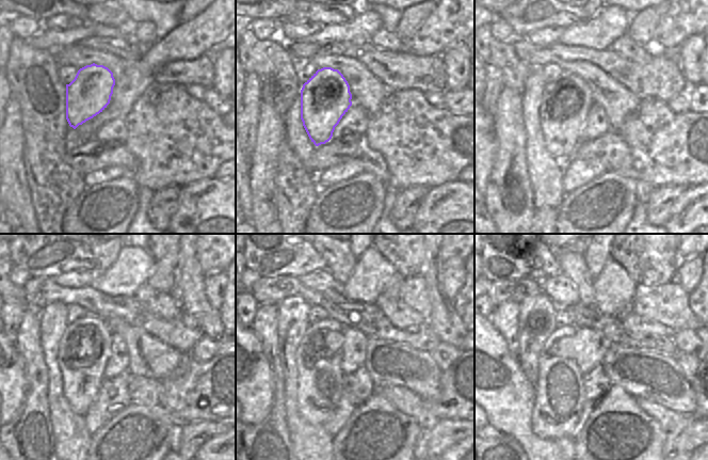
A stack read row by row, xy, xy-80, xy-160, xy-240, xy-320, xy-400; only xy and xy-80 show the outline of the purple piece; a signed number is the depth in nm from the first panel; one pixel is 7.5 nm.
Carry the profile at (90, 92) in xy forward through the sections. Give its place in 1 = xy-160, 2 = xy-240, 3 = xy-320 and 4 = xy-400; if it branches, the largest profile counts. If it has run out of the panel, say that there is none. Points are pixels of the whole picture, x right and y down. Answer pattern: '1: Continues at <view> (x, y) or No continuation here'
1: Continues at xy-160 (561, 132)
2: Continues at xy-240 (80, 386)
3: Continues at xy-320 (319, 391)
4: Continues at xy-400 (559, 390).

